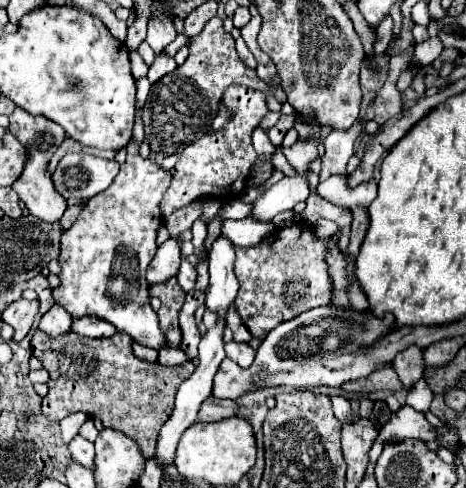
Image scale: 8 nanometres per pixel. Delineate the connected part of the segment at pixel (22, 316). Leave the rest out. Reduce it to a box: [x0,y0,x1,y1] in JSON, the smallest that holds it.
[3,301,39,341]

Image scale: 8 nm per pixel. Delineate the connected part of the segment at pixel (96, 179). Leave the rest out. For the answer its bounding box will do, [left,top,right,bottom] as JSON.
[55,153,119,199]

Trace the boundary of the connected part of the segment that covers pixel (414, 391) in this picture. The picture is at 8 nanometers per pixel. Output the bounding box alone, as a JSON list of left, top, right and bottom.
[407,377,433,413]

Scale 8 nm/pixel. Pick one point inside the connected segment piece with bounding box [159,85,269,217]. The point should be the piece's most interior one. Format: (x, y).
(217, 165)

